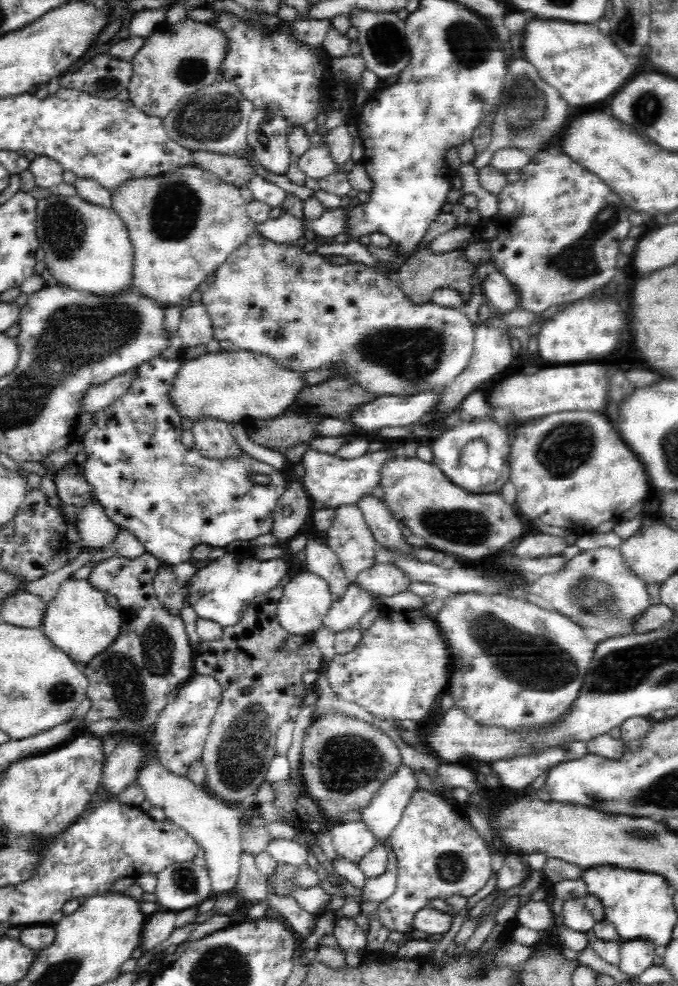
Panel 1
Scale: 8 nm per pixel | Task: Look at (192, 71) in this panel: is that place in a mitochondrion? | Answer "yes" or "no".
yes

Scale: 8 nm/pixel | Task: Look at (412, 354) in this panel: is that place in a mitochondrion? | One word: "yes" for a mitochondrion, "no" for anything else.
yes

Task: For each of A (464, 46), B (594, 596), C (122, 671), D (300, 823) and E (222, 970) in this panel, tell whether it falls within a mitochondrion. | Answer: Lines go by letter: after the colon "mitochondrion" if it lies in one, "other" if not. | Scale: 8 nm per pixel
A: mitochondrion
B: mitochondrion
C: mitochondrion
D: other
E: mitochondrion

